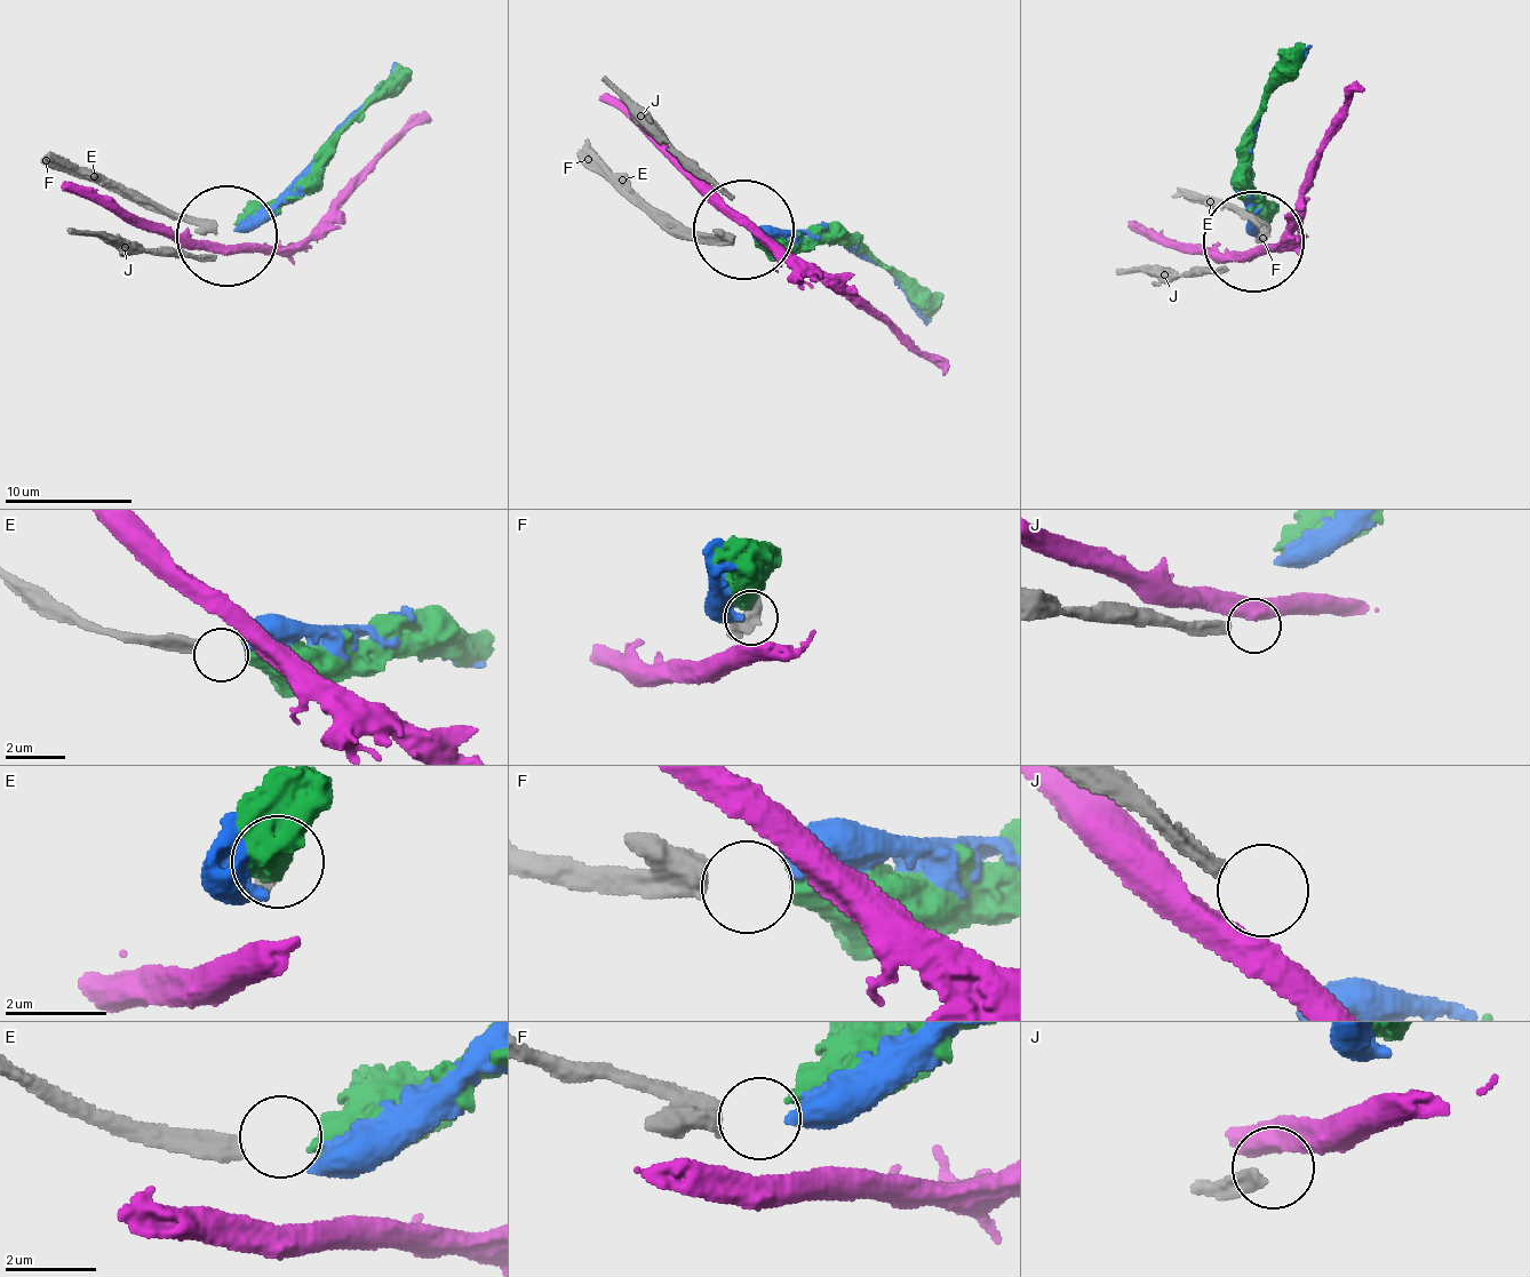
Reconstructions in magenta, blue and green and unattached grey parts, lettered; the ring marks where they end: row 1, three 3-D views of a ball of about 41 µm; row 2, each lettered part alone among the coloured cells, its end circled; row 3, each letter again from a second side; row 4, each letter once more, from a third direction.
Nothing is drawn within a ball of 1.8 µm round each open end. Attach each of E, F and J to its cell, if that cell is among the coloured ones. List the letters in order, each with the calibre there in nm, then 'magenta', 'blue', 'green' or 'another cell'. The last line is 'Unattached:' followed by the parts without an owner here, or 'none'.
E: 400 nm thick; green
F: 440 nm thick; blue
J: 320 nm thick; another cell
Unattached: J

